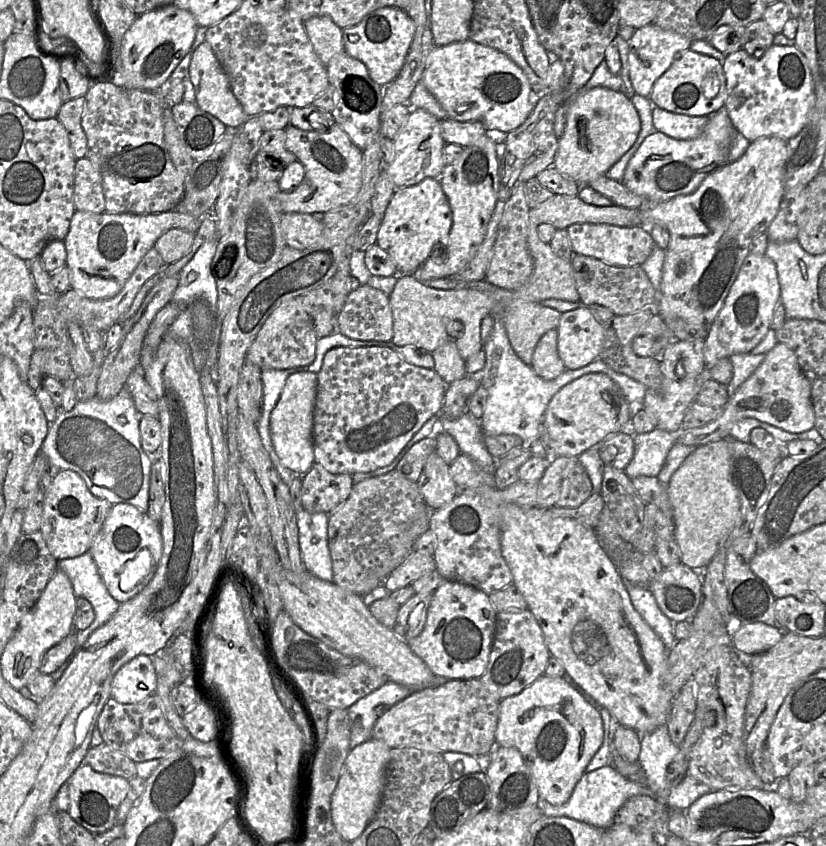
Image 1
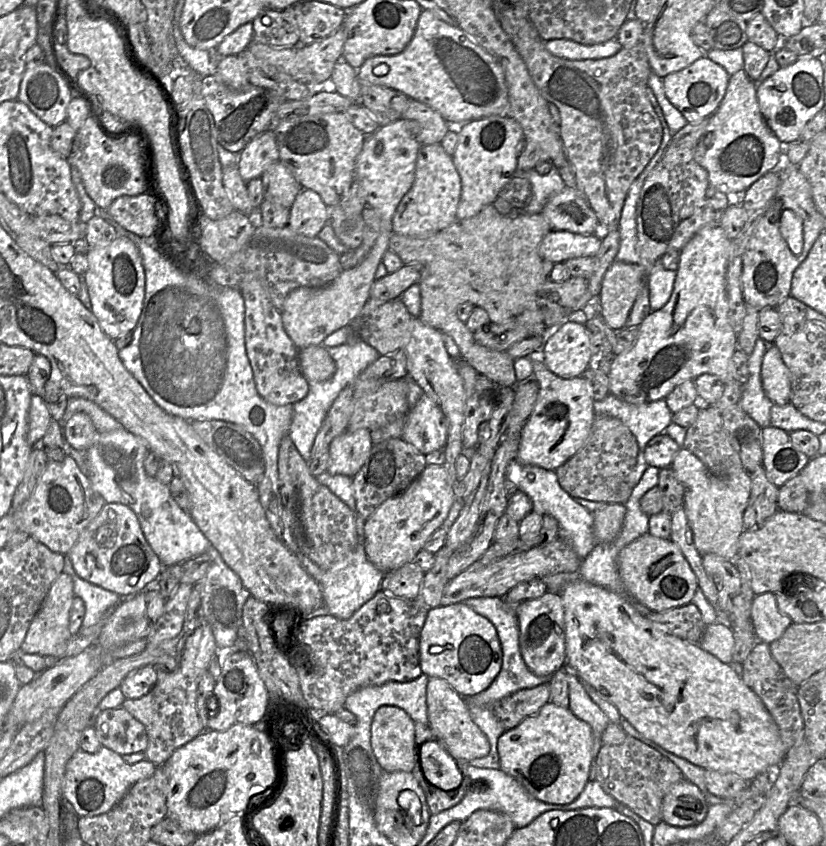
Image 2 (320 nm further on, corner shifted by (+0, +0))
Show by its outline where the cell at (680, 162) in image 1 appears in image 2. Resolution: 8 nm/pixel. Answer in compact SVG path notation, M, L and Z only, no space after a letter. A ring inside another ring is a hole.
M739 70L730 76L724 98L709 118L694 156L707 170L710 186L729 194L746 191L753 182L776 168L784 147L760 111L756 83L744 70Z

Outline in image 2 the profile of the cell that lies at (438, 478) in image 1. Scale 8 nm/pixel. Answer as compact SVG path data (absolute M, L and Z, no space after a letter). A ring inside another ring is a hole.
M423 393L404 417L402 438L426 455L444 448L447 435L444 413L432 398Z

